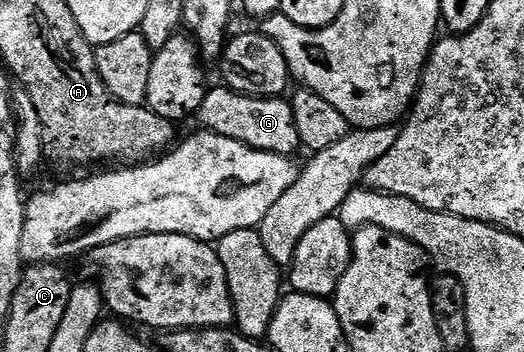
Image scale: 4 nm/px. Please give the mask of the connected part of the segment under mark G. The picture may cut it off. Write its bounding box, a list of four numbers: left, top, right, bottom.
[196,84,302,156]

